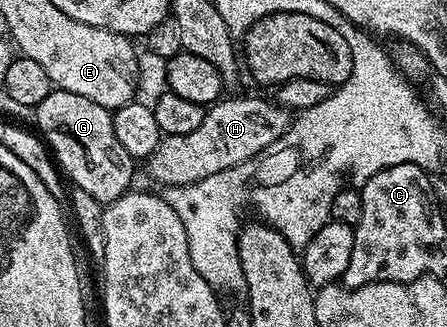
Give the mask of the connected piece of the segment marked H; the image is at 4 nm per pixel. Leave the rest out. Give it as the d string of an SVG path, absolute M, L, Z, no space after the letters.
M222 97L206 109L203 124L195 128L195 132L186 132L183 136L164 135L155 148L155 152L148 158L149 174L157 182L162 182L162 187L186 186L192 182L203 180L215 172L230 170L241 162L248 162L250 158L257 157L279 136L283 136L290 121L290 111L282 110L276 101L265 98L228 98Z

